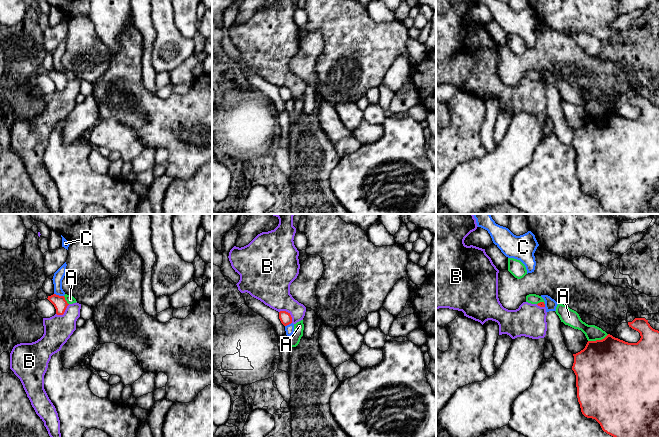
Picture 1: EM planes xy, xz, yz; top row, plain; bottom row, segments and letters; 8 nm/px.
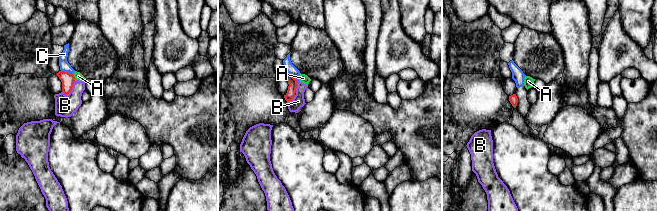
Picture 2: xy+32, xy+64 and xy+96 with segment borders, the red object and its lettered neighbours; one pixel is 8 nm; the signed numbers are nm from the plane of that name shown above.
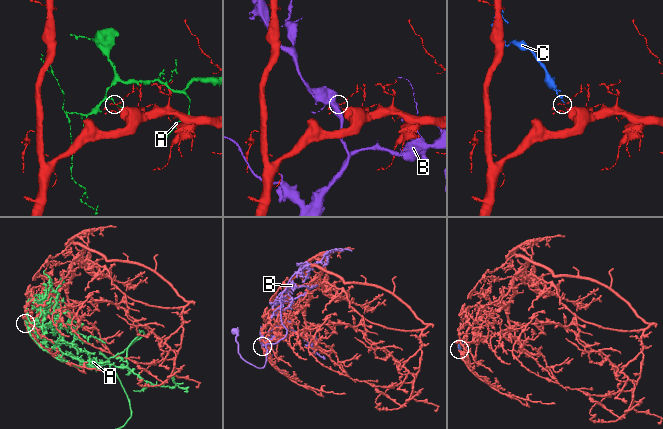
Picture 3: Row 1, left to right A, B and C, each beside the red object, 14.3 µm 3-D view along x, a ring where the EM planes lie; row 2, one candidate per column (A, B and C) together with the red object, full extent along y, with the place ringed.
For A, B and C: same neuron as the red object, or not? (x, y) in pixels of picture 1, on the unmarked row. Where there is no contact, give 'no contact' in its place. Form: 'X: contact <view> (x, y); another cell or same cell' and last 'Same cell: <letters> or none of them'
A: contact yz (598, 116); another cell
B: contact xz (288, 89); another cell
C: contact xy (58, 71); another cell
Same cell: none of them

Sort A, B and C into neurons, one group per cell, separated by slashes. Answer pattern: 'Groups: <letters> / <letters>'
Groups: A / B / C

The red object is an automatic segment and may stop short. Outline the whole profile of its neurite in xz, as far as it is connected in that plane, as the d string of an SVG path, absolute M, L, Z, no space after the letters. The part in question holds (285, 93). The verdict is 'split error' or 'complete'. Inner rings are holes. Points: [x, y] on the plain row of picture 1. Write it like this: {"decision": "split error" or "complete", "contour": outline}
{"decision": "complete", "contour": "M286 87L279 88L279 95L284 102L287 102L292 99L292 93L291 93L290 89L288 89Z"}

